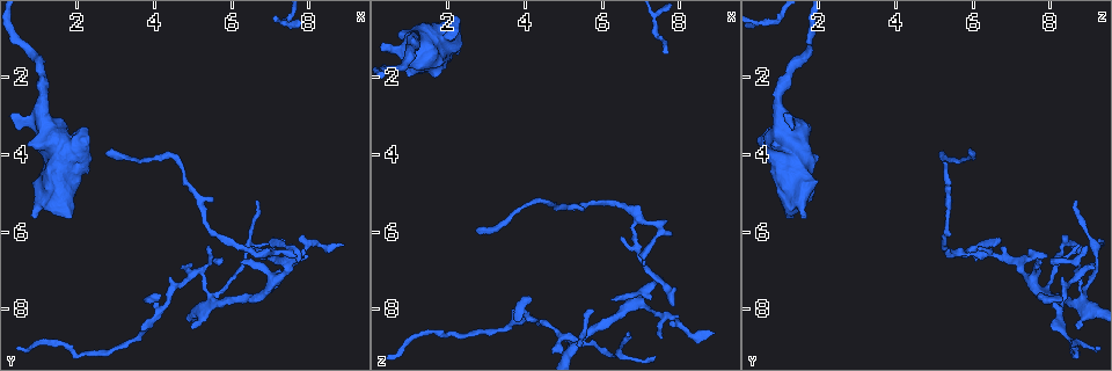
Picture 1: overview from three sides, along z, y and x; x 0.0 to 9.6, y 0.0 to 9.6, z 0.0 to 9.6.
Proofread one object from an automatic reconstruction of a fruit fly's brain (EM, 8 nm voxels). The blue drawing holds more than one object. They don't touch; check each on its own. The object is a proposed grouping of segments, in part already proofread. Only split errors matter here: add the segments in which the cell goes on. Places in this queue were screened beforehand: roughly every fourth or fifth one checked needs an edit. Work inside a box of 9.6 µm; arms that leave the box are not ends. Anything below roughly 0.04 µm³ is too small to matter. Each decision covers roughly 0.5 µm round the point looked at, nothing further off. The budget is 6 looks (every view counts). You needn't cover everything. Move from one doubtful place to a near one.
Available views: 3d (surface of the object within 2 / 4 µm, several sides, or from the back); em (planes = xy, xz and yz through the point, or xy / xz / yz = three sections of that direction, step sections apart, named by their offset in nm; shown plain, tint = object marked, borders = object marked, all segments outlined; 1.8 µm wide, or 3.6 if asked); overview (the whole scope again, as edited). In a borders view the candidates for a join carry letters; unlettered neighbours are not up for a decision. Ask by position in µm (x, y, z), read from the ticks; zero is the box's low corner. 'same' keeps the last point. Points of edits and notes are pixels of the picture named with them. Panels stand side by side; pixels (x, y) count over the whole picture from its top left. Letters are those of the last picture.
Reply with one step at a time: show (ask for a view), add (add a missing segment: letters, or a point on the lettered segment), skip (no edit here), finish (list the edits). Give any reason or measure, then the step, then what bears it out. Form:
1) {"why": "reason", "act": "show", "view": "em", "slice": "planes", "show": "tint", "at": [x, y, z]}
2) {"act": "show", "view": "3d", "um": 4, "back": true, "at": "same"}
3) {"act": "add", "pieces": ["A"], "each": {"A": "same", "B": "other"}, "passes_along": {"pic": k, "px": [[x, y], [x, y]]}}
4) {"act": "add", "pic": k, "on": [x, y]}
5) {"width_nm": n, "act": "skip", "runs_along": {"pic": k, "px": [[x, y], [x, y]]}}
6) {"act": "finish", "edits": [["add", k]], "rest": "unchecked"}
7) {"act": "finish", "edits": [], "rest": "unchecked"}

{"why": "thick end", "act": "show", "view": "3d", "um": 2, "at": [1.00, 5.70, 1.60]}

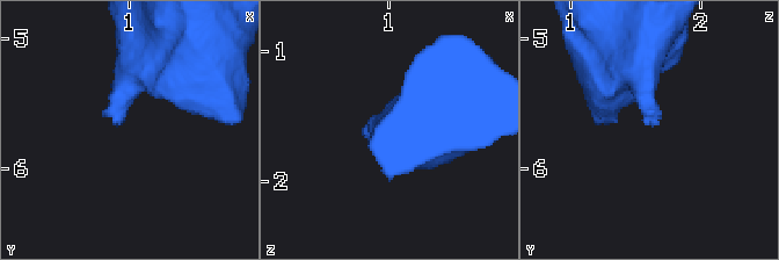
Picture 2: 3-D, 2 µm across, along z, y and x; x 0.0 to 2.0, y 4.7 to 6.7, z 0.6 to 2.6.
{"why": "now the EM", "act": "show", "view": "em", "slice": "xz", "step": 8, "show": "borders", "at": [0.96, 5.66, 1.66]}

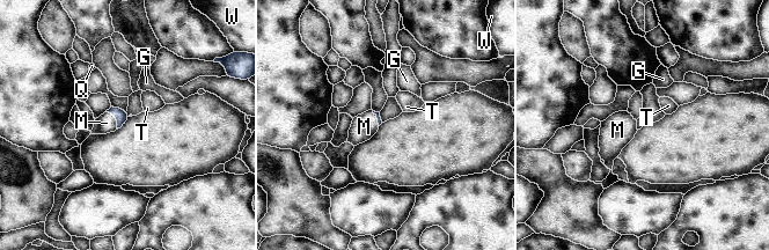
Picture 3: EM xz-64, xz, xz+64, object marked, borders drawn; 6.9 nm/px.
{"why": "another direction", "act": "show", "view": "em", "slice": "yz", "step": 16, "show": "borders", "at": "same"}

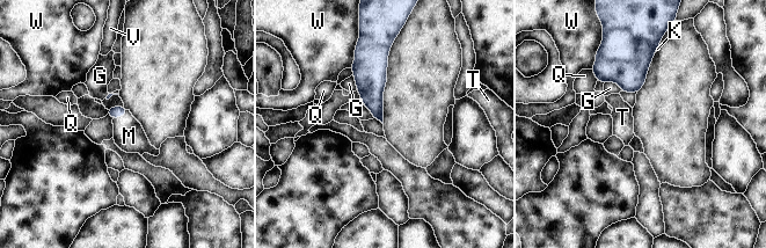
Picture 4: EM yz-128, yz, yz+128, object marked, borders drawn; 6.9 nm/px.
{"act": "add", "pieces": ["M"], "each": {"G": "other", "K": "other", "M": "same", "Q": "other", "T": "other", "V": "other", "W": "other"}, "passes_along": {"pic": 4, "px": [[116, 111], [121, 116], [129, 136]]}, "found": "it goes on there"}

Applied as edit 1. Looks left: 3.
{"why": "an open end", "act": "show", "view": "em", "slice": "xz", "step": 16, "show": "borders", "at": [6.65, 5.25, 8.70]}

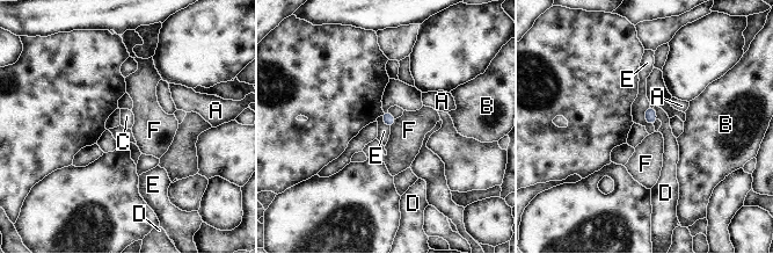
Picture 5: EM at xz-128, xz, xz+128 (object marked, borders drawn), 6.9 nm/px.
{"act": "show", "view": "em", "slice": "planes", "show": "borders", "at": "same"}

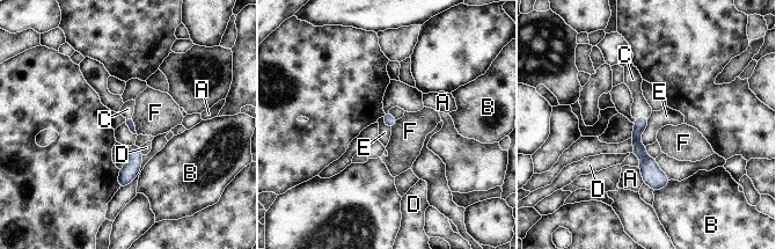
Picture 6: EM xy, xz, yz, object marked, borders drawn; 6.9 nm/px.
{"act": "add", "pieces": ["C"], "each": {"A": "other", "B": "other", "C": "same", "D": "other", "E": "other", "F": "other"}, "passes_along": {"pic": 6, "px": [[639, 151], [641, 116], [639, 107]]}, "found": "it goes on there"}

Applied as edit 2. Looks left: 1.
{"act": "finish", "edits": [["add", 4], ["add", 6]], "rest": "unchecked"}

